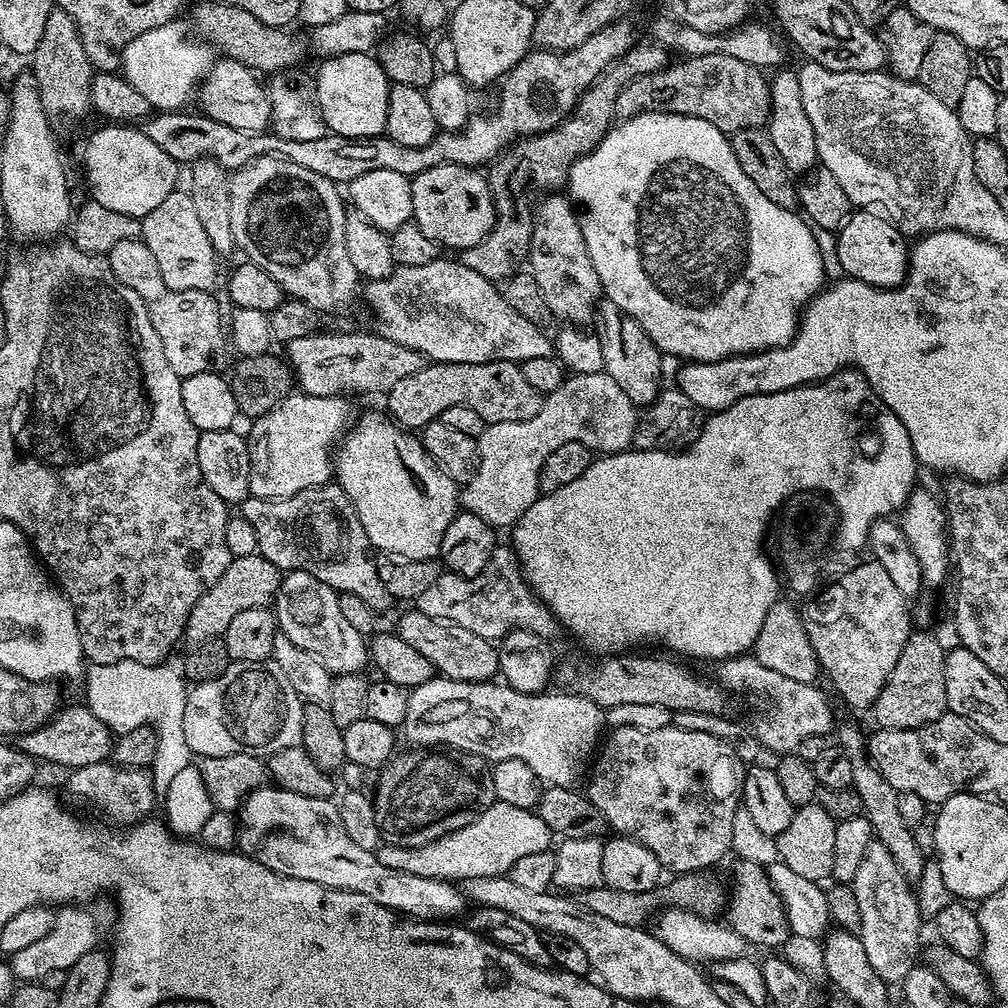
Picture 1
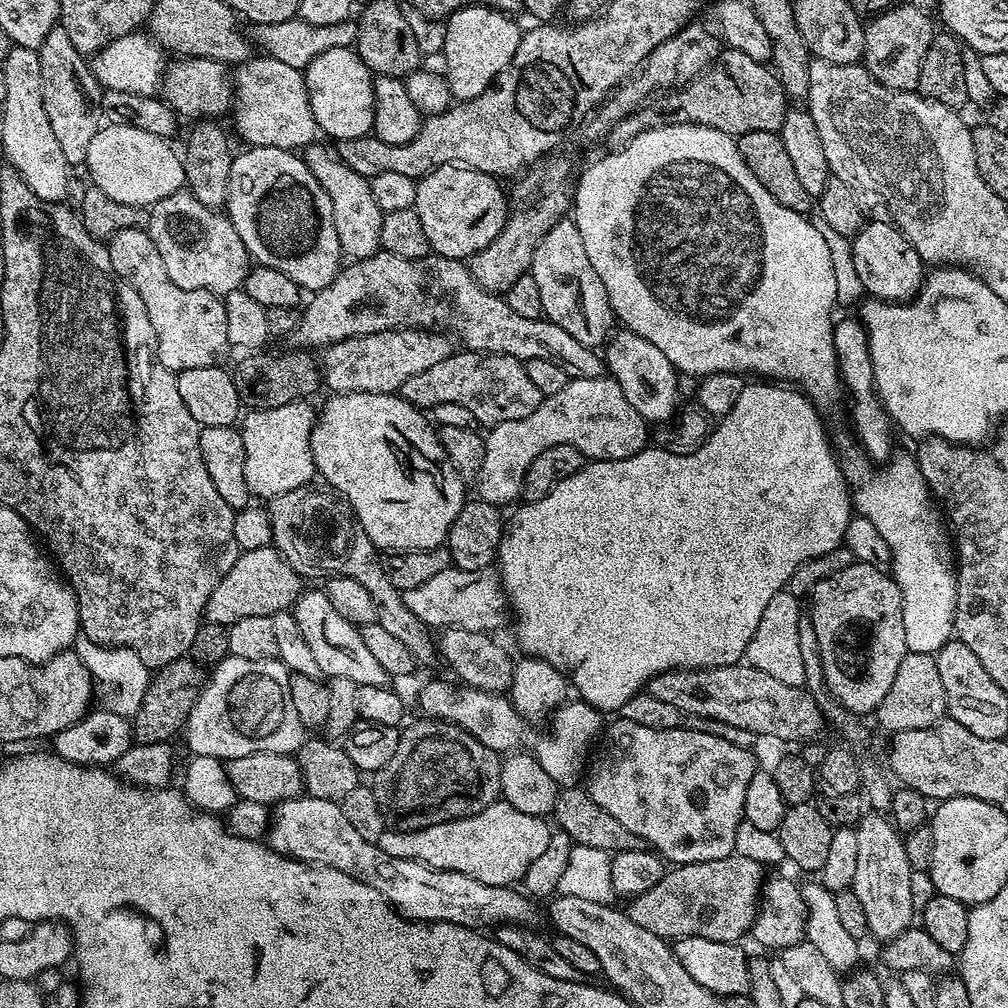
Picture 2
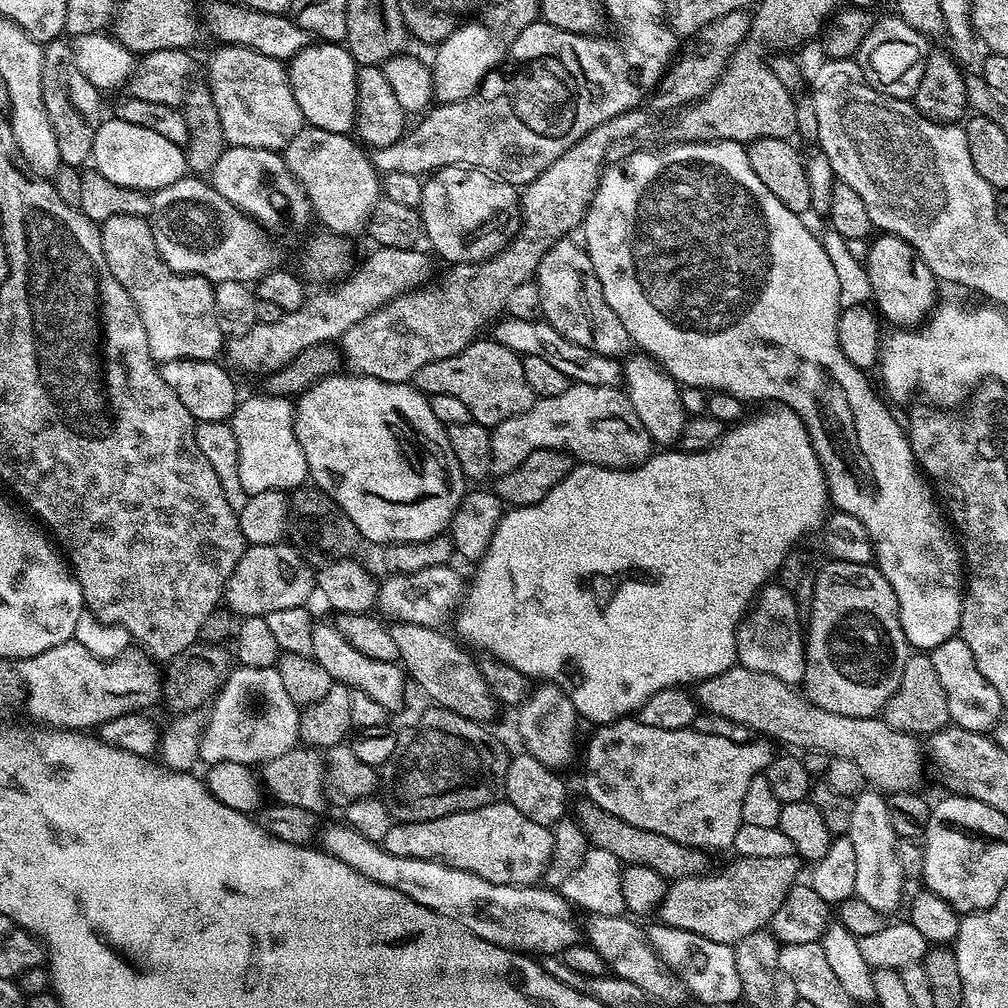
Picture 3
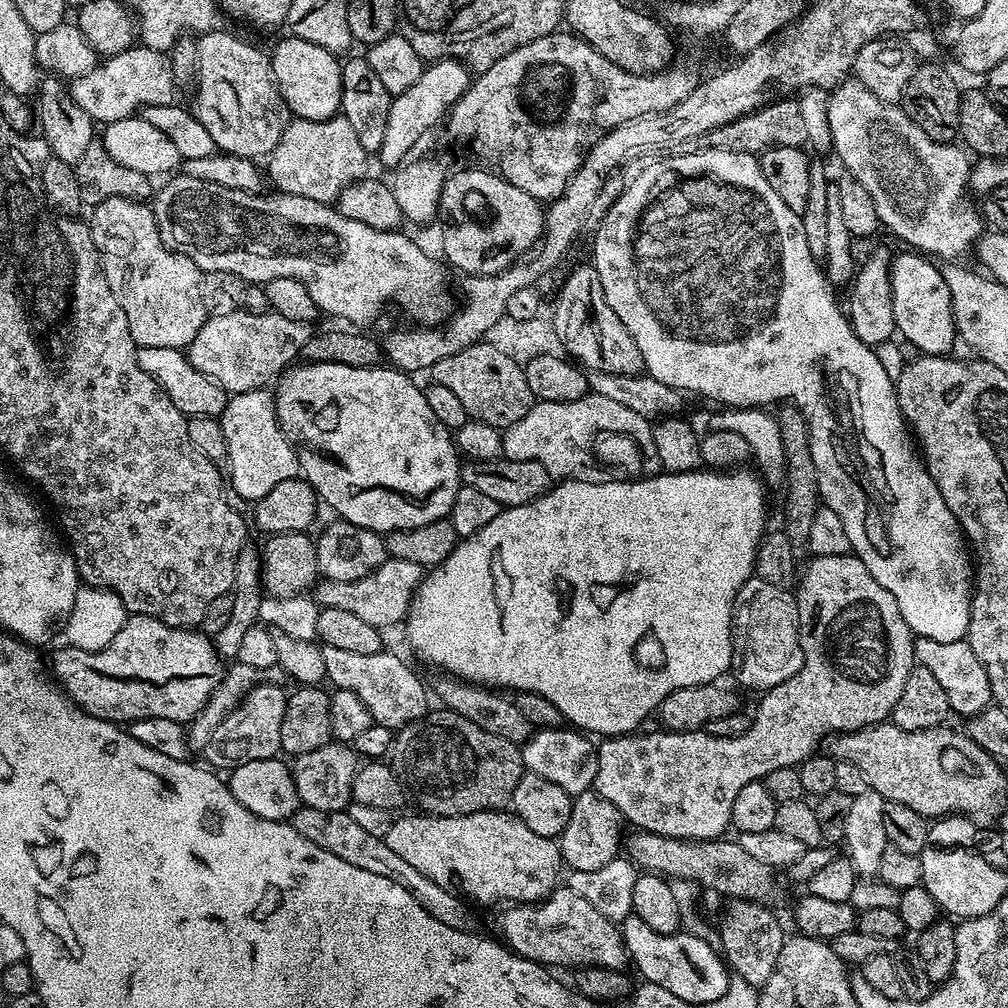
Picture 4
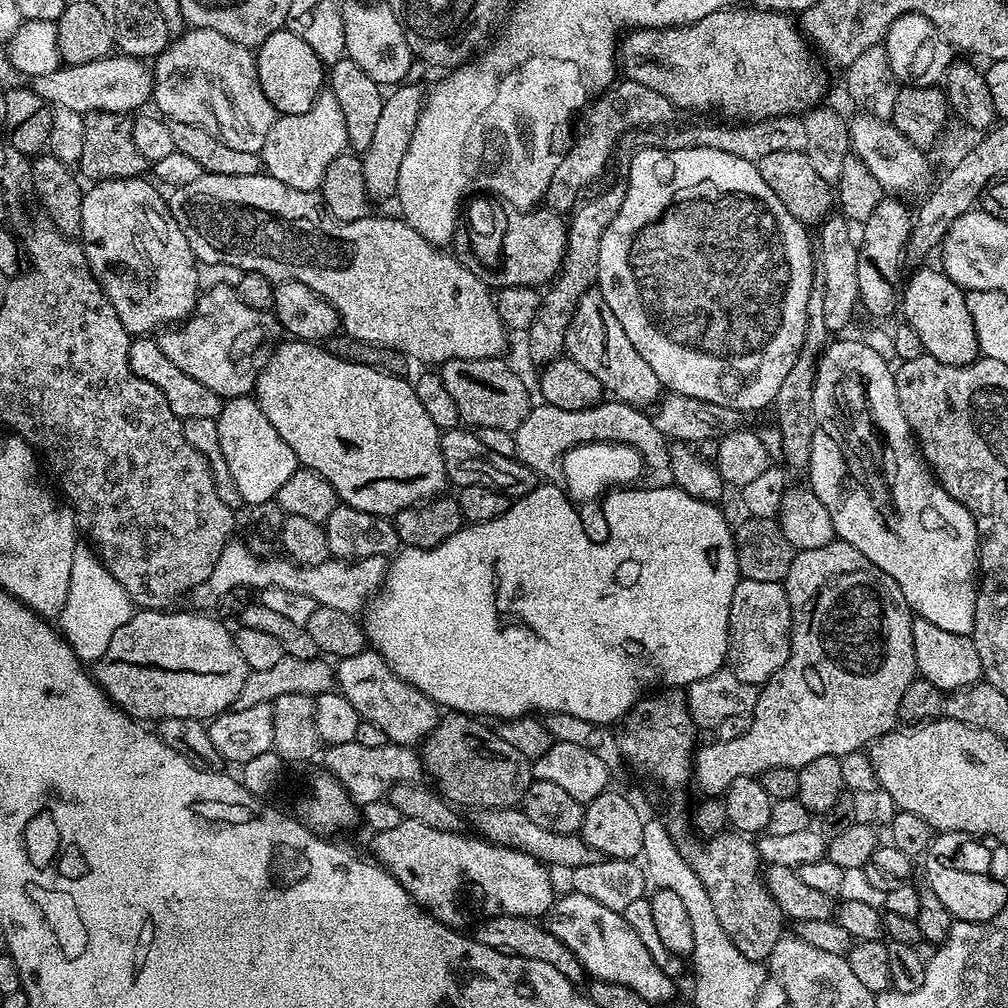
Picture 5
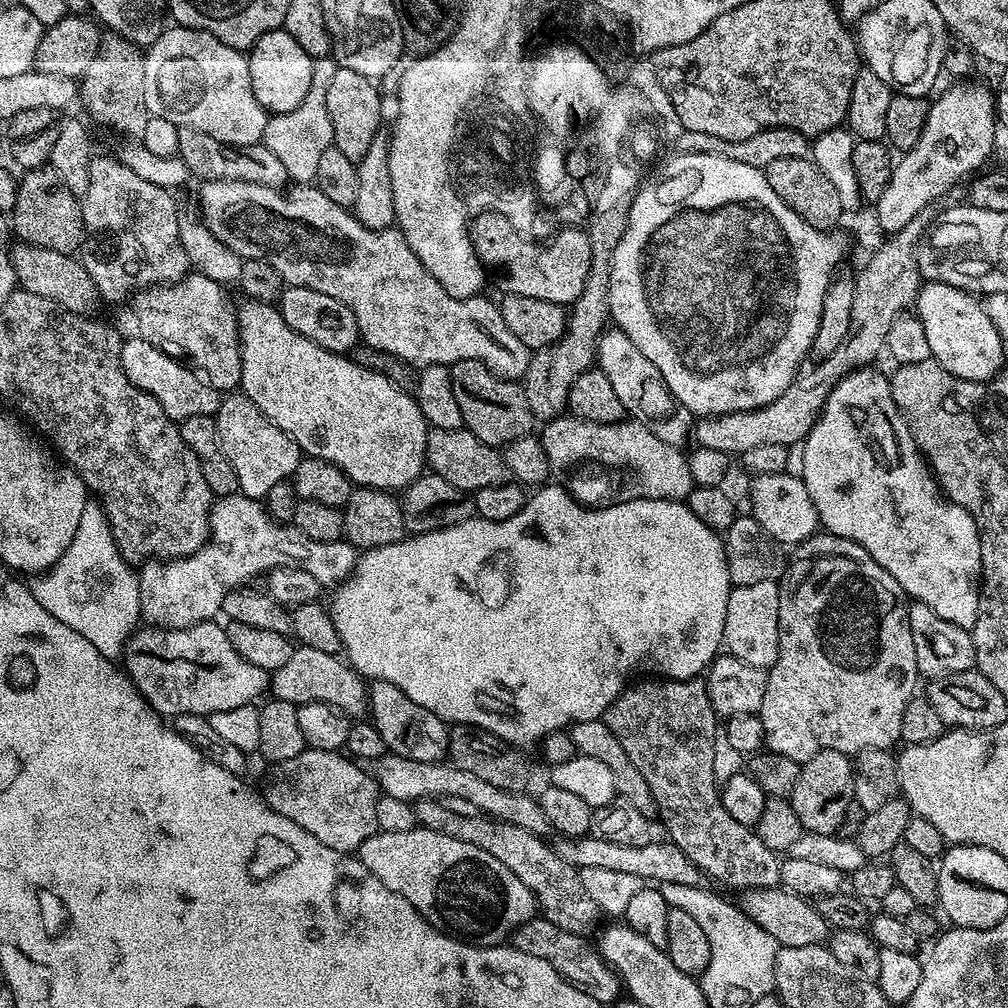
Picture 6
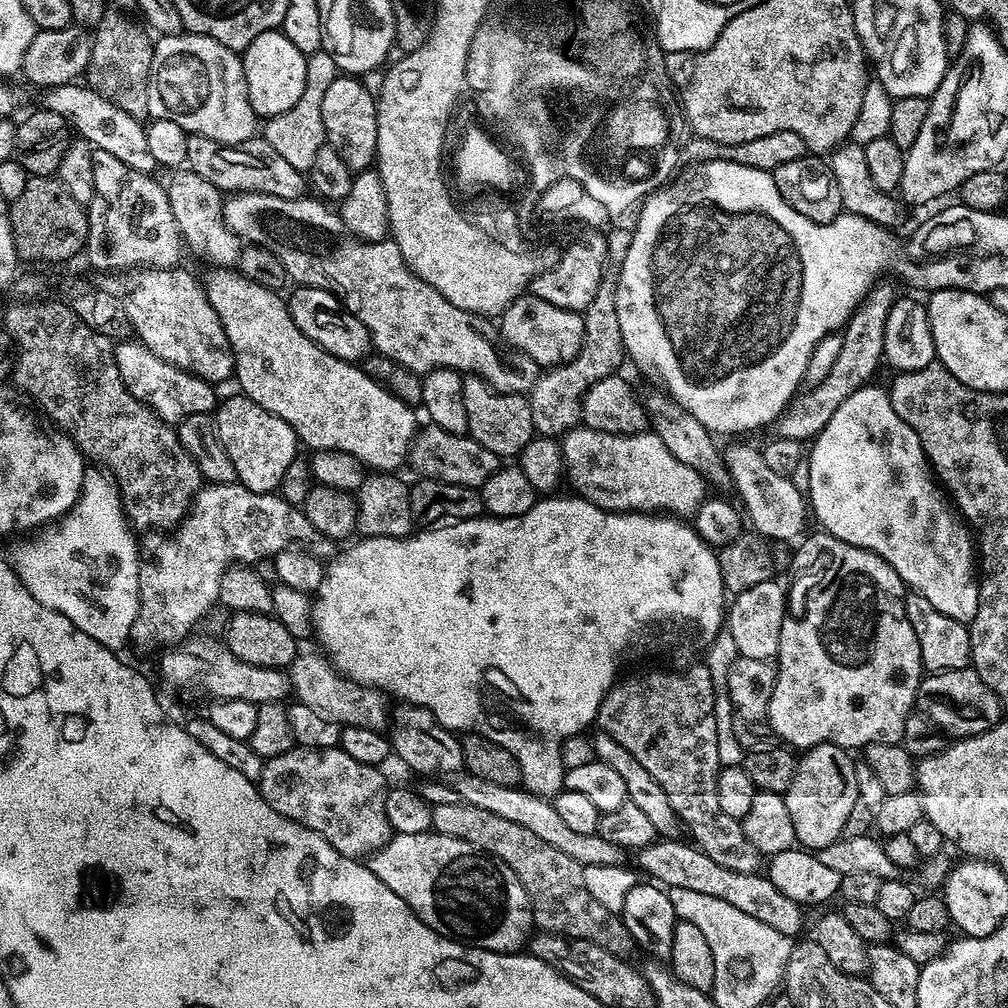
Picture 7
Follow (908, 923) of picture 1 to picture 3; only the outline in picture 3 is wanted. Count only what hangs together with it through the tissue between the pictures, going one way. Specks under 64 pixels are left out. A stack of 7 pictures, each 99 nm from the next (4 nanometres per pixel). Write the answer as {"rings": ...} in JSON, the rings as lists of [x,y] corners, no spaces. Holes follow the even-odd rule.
{"rings":[[[865,790],[854,797],[846,835],[854,846],[857,862],[858,870],[854,881],[857,898],[874,906],[874,910],[891,914],[900,904],[906,877],[896,862],[898,837],[894,834],[894,826],[890,826],[890,816],[886,814],[886,799],[879,791]]]}

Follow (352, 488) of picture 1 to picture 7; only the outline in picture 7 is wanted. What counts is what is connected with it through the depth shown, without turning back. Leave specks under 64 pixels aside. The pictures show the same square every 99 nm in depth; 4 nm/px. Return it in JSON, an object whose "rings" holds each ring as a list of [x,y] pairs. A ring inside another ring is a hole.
{"rings":[[[216,266],[211,269],[213,271],[208,277],[203,277],[202,287],[204,296],[210,302],[210,306],[214,306],[214,314],[218,314],[218,322],[222,322],[222,330],[226,334],[226,338],[232,347],[232,353],[236,359],[236,370],[234,373],[235,383],[240,383],[239,391],[245,396],[249,396],[254,402],[258,402],[258,406],[262,406],[262,410],[270,410],[270,414],[274,414],[278,418],[282,418],[282,422],[286,422],[296,431],[299,443],[308,447],[308,450],[321,452],[322,450],[342,450],[348,454],[354,454],[356,458],[361,460],[365,469],[379,470],[382,472],[392,472],[401,463],[405,463],[408,448],[412,444],[412,438],[418,431],[418,423],[416,424],[416,416],[409,405],[404,404],[394,393],[388,391],[387,388],[378,386],[378,382],[374,382],[367,374],[364,373],[363,367],[357,366],[355,363],[347,360],[339,360],[334,354],[330,354],[326,350],[322,350],[310,338],[306,338],[306,334],[302,334],[302,330],[298,330],[298,326],[294,326],[294,318],[290,318],[290,310],[286,303],[285,297],[279,291],[262,286],[258,282],[254,282],[250,278],[246,278],[239,270],[232,266]]]}

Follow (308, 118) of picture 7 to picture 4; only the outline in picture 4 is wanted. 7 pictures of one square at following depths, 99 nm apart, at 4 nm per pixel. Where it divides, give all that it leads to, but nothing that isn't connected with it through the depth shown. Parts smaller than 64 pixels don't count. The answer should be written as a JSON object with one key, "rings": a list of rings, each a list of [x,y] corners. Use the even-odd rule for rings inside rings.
{"rings":[[[342,114],[328,120],[289,119],[278,146],[266,160],[266,176],[273,180],[275,187],[291,196],[314,198],[314,202],[332,204],[340,193],[365,175],[370,154],[358,142],[350,122]]]}

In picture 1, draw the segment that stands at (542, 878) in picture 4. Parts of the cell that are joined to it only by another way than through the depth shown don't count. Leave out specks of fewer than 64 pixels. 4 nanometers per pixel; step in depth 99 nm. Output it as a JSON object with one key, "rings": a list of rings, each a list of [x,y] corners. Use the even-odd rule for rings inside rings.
{"rings":[[[497,800],[481,816],[472,816],[469,821],[469,824],[464,824],[461,828],[456,828],[453,832],[430,841],[429,844],[420,844],[417,848],[407,848],[404,842],[381,843],[375,851],[378,862],[382,862],[382,866],[390,866],[390,870],[402,870],[408,874],[418,874],[422,878],[463,882],[470,878],[505,875],[514,866],[514,862],[526,858],[526,854],[549,851],[554,844],[554,833],[548,829],[546,822],[542,822],[539,811],[510,806],[510,802]]]}

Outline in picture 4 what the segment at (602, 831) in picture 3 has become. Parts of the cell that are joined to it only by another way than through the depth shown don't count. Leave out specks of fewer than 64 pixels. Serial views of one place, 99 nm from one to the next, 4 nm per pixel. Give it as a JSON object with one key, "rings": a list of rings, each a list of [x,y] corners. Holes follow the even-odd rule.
{"rings":[[[632,830],[623,837],[622,848],[627,859],[644,872],[654,872],[665,878],[683,878],[695,882],[701,889],[721,892],[727,898],[750,900],[765,906],[775,905],[775,900],[784,896],[776,885],[777,869],[758,862],[746,854],[735,839],[717,838],[714,840],[675,840],[662,834]]]}

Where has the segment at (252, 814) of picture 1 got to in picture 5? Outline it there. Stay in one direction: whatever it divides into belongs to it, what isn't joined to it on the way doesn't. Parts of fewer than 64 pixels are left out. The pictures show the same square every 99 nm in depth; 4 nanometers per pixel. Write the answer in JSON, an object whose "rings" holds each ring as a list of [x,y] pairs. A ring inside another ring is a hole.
{"rings":[[[565,891],[564,897],[557,899],[553,903],[552,908],[548,911],[546,917],[546,927],[550,934],[554,934],[554,938],[558,942],[562,942],[562,946],[566,946],[574,954],[574,958],[578,958],[581,969],[585,973],[592,975],[593,981],[604,980],[607,984],[621,984],[622,986],[630,986],[630,990],[634,990],[634,994],[642,994],[642,998],[648,1000],[649,1005],[656,1006],[659,1000],[668,1000],[675,994],[676,988],[673,977],[666,975],[658,966],[658,962],[654,962],[654,958],[650,954],[650,950],[646,950],[646,946],[642,946],[642,938],[638,938],[638,934],[634,934],[634,930],[626,922],[626,918],[621,913],[610,910],[610,906],[602,906],[602,902],[594,902],[594,898],[586,898],[586,894]]]}

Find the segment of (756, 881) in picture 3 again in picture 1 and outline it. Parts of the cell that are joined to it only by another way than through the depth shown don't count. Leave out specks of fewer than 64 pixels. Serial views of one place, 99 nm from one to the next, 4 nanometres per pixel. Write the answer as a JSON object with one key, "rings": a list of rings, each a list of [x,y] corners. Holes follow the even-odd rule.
{"rings":[[[708,870],[681,872],[673,875],[668,885],[665,883],[651,892],[627,892],[605,887],[591,888],[575,893],[574,899],[582,906],[586,906],[586,910],[594,910],[594,914],[602,914],[602,918],[610,918],[610,922],[622,922],[622,926],[634,926],[635,928],[647,925],[648,915],[652,911],[655,913],[661,906],[680,908],[682,911],[690,911],[705,918],[716,918],[719,917],[719,912],[721,915],[725,911],[726,904],[722,896],[720,900],[720,888],[716,885],[712,874]]]}

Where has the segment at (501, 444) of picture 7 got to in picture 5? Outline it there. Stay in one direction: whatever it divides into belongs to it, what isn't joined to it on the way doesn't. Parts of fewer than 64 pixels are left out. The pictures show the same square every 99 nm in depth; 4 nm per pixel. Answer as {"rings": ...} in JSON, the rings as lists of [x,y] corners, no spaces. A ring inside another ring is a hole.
{"rings":[[[458,358],[447,360],[439,365],[438,375],[442,378],[442,386],[446,386],[447,392],[454,398],[458,405],[458,414],[465,425],[479,430],[489,428],[490,430],[506,430],[515,433],[518,426],[528,417],[528,411],[534,407],[534,396],[528,393],[524,380],[504,361],[504,358]]]}

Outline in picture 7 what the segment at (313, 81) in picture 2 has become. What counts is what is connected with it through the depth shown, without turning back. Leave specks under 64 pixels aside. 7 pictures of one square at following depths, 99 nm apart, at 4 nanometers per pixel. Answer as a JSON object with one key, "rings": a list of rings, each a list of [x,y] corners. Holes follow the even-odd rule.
{"rings":[[[273,30],[258,34],[254,42],[242,53],[246,90],[250,98],[250,106],[254,106],[257,117],[267,118],[286,114],[298,98],[302,98],[302,90],[306,90],[306,62],[308,56],[286,38],[283,31]]]}

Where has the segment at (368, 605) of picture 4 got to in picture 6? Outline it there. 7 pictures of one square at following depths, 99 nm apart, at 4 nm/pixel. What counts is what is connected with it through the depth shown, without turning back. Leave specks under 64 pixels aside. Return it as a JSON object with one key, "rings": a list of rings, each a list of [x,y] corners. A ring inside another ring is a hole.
{"rings":[[[237,494],[235,496],[222,496],[213,503],[212,513],[210,514],[210,539],[203,548],[199,548],[192,556],[184,556],[181,560],[150,560],[148,563],[141,565],[138,570],[138,579],[140,582],[140,615],[149,625],[158,628],[189,628],[195,624],[206,624],[215,621],[221,615],[220,607],[222,606],[222,598],[226,598],[228,592],[235,592],[241,586],[247,585],[248,580],[252,580],[255,576],[263,577],[265,574],[274,571],[276,568],[301,568],[306,570],[306,574],[316,578],[321,586],[339,586],[351,576],[358,563],[358,550],[354,545],[349,544],[347,540],[341,538],[334,542],[318,542],[314,538],[310,538],[308,534],[302,534],[302,530],[297,528],[293,523],[276,523],[269,514],[265,505],[259,499]]]}

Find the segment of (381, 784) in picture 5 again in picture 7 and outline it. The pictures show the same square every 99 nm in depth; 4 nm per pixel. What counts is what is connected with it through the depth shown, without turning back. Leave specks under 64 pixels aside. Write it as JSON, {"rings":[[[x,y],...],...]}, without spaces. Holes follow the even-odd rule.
{"rings":[[[467,774],[455,777],[454,787],[461,800],[470,806],[479,806],[482,810],[490,810],[490,814],[498,814],[510,822],[518,822],[518,826],[526,826],[542,842],[550,842],[554,850],[562,850],[562,854],[570,854],[574,862],[584,866],[614,866],[621,863],[622,850],[614,846],[614,842],[606,842],[598,834],[577,834],[569,830],[564,819],[558,815],[555,803],[551,799],[535,796],[523,787],[498,786],[498,782],[486,782],[486,778],[478,778]]]}

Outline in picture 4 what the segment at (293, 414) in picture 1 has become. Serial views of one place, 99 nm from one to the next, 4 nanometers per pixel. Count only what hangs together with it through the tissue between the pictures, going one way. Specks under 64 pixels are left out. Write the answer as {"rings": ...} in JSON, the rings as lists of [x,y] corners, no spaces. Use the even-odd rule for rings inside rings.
{"rings":[[[268,388],[229,395],[218,419],[226,438],[226,476],[231,491],[242,494],[244,500],[255,502],[270,494],[278,482],[297,479],[300,472],[298,453],[278,422],[276,397]]]}

